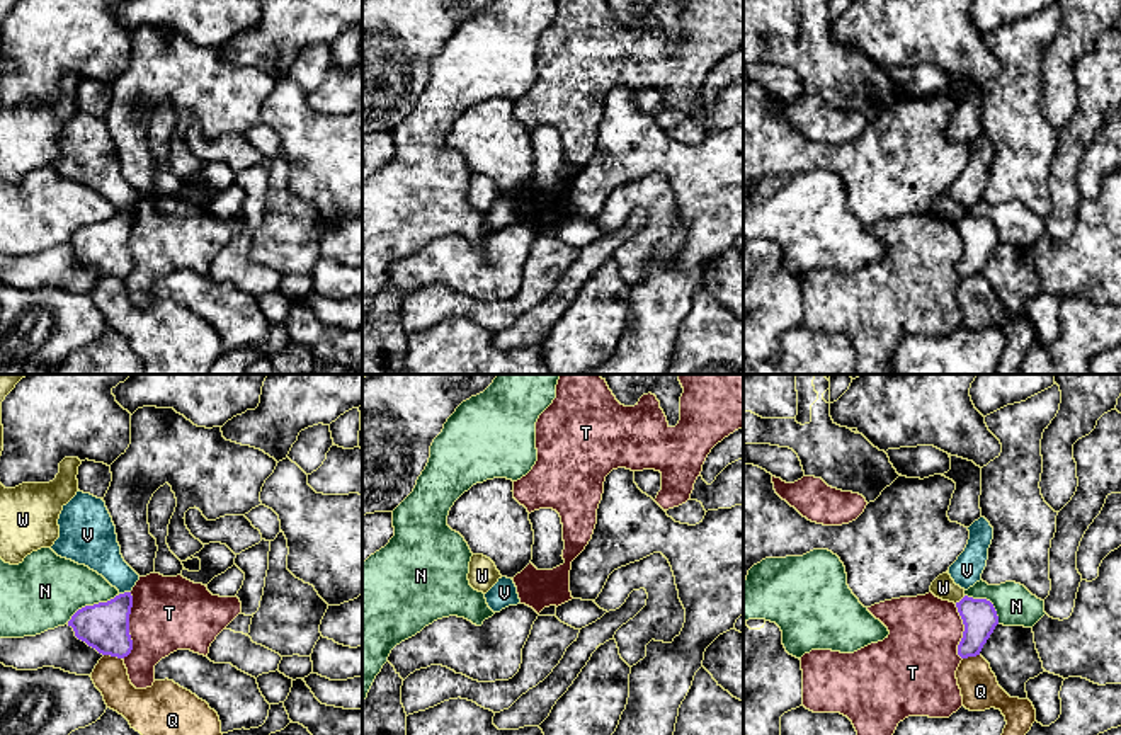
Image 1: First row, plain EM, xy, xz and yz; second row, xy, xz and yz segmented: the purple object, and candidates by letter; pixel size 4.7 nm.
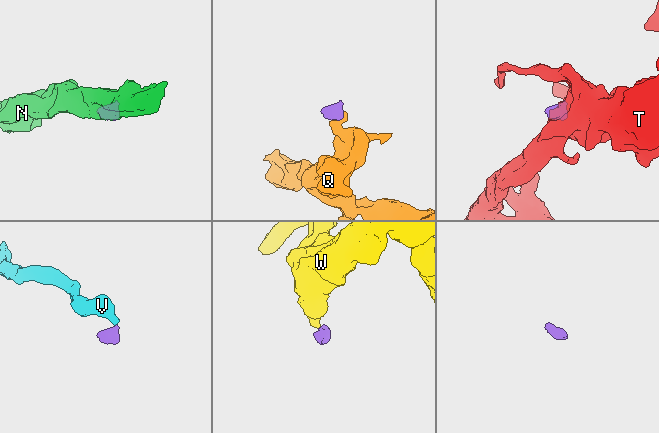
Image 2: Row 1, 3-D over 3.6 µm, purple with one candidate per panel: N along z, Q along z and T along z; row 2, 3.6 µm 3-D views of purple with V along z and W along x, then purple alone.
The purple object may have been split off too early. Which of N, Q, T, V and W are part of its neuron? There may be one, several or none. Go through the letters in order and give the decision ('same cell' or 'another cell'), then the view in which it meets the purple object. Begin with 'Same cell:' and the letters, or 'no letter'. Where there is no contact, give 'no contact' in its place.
Same cell: no letter
N: another cell | xy
Q: another cell | xy
T: another cell | xy
V: another cell | xy
W: another cell | yz

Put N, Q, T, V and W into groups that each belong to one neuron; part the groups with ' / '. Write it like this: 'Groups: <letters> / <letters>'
Groups: N / Q / T / V / W

